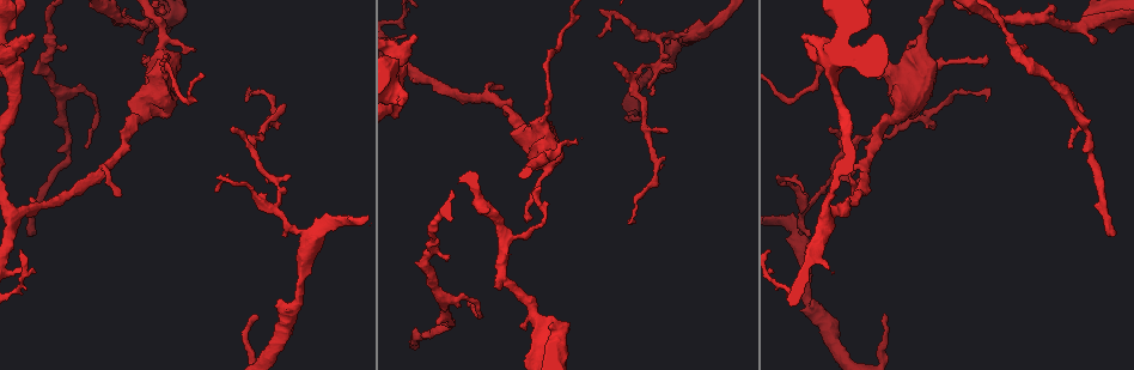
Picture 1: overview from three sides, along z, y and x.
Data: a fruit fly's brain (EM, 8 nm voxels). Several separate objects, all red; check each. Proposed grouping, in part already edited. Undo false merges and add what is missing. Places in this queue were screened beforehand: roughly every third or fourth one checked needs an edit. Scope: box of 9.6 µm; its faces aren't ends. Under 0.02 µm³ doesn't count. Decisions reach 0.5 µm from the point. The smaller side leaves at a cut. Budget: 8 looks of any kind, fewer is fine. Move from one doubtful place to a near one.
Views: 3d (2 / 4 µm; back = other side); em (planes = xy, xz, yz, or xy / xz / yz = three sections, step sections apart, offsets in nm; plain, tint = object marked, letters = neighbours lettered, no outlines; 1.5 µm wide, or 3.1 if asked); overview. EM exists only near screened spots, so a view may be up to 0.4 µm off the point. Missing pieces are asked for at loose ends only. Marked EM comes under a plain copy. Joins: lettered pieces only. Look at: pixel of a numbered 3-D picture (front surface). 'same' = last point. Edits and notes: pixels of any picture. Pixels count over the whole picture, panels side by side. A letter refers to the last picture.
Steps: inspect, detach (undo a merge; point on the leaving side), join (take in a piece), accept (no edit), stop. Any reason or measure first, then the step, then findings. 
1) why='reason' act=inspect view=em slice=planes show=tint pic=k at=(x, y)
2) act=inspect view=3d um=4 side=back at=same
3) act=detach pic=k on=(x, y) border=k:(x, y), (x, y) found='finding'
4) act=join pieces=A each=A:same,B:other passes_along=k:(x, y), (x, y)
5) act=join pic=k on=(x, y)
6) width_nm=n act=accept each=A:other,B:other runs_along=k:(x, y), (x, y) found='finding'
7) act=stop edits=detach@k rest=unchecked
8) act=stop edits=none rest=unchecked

why='end of a long branch' act=inspect view=3d um=4 side=back pic=1 at=(1112, 235)

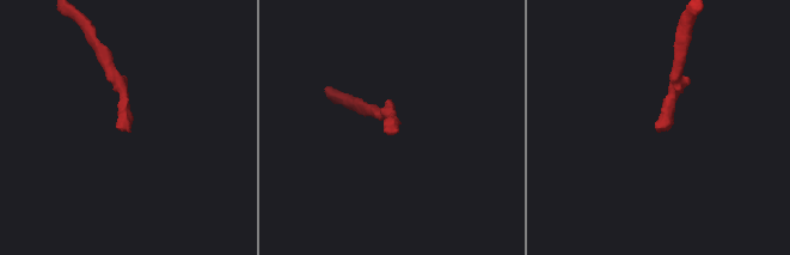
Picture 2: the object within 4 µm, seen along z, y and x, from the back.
act=inspect view=em slice=yz step=4 show=letters pic=2 at=(398, 130)

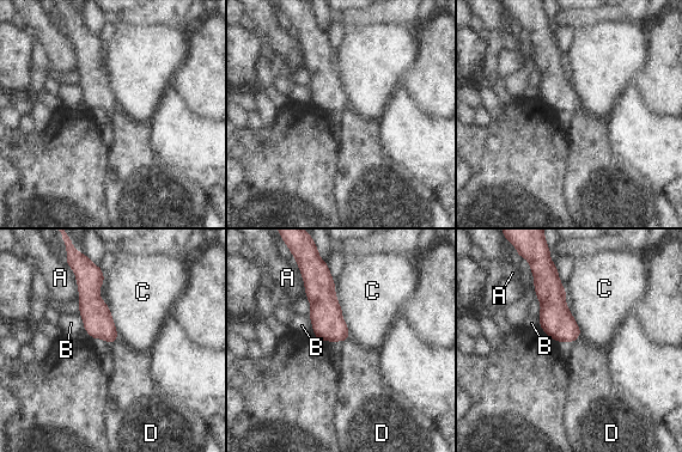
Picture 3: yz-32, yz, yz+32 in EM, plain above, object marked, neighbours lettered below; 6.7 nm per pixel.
act=inspect view=em slice=planes show=letters at=same

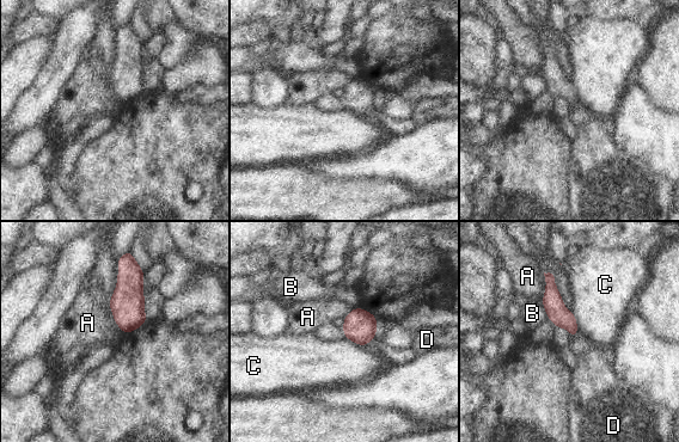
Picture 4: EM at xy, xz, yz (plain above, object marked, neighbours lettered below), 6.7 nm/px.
act=accept each=A:other,B:other,C:other,D:other border=4:(572, 312), (579, 335) found='none of them fits'

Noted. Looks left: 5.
why='end of a long branch' act=inspect view=em slice=xy step=8 show=tint pic=1 at=(258, 317)

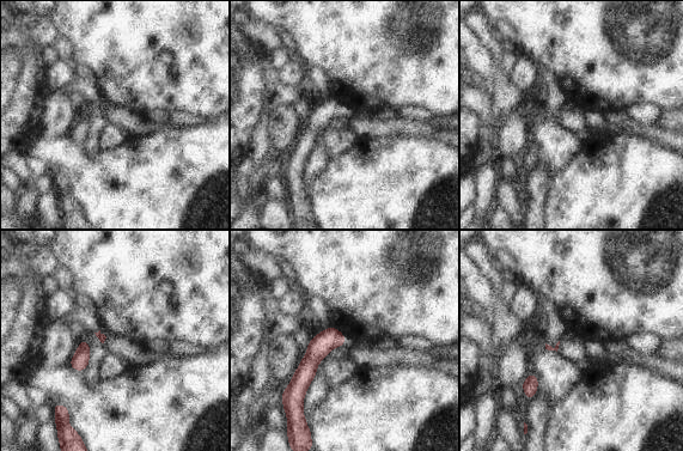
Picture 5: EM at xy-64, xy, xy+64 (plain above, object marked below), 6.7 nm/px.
why='see the neighbours' act=inspect view=em slice=xy step=8 show=letters at=same

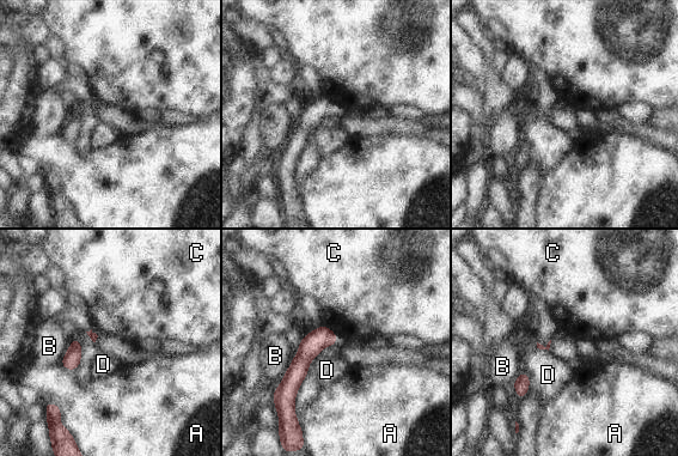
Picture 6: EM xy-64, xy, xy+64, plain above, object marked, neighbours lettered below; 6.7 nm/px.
act=accept each=A:other,B:other,C:other,D:other found='no lettered piece goes on from it'

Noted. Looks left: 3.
act=inspect view=em slice=xy step=4 show=letters pic=1 at=(232, 126)

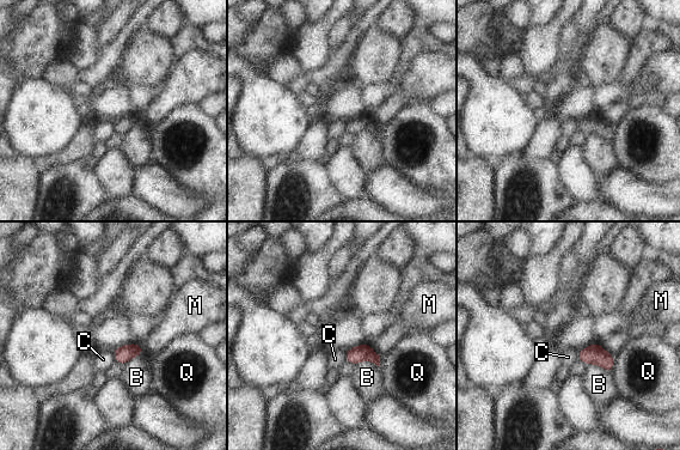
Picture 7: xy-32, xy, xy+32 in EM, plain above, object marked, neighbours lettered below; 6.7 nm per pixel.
longest_contact=B:170nm act=accept each=B:other,C:other,M:other,Q:other found='no lettered piece goes on from it'

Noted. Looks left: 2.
act=stop edits=none rest=unchecked

